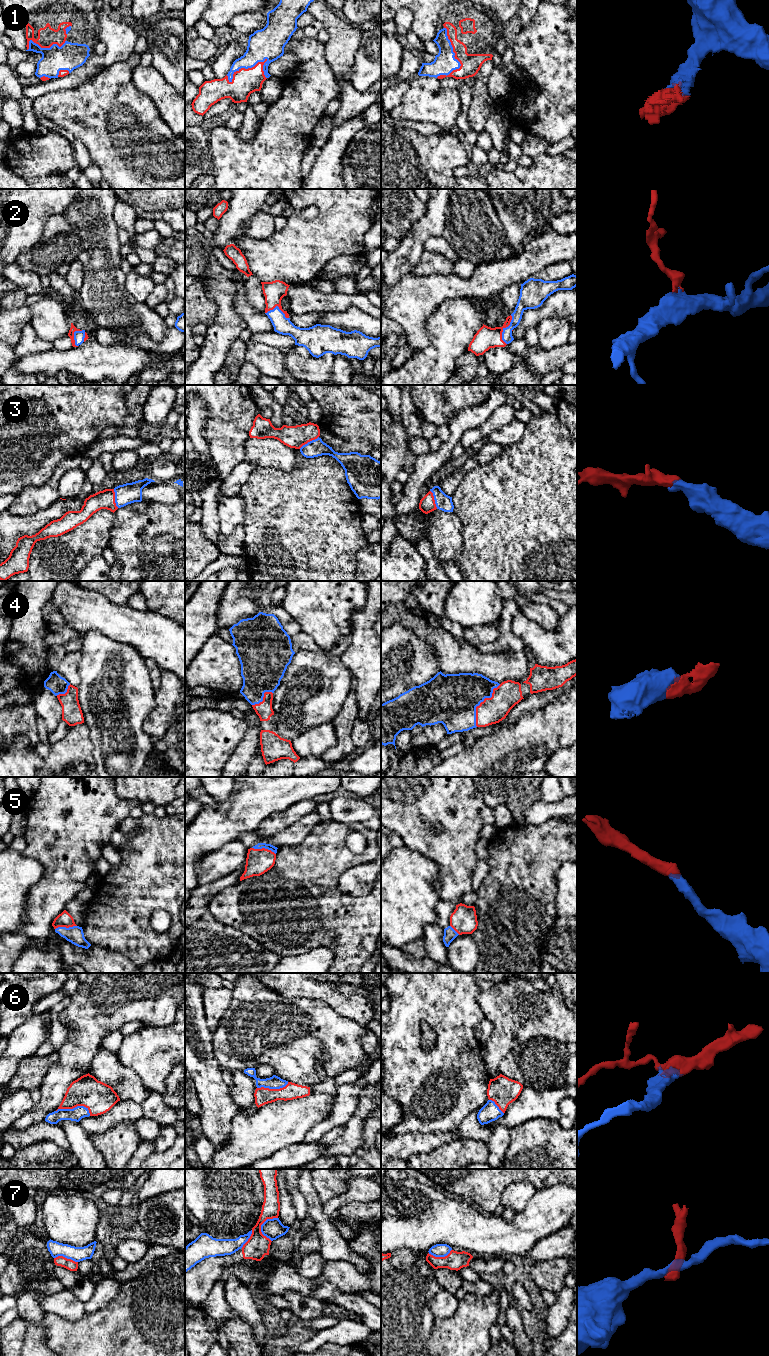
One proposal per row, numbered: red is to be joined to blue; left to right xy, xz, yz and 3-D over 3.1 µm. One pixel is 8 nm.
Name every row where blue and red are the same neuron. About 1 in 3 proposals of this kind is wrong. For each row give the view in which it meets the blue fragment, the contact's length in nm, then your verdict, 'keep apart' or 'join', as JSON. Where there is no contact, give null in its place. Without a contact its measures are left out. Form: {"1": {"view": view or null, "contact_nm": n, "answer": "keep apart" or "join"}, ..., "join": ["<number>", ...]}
{"1": {"view": "xz", "contact_nm": 360, "answer": "join"}, "2": {"view": "yz", "contact_nm": 240, "answer": "join"}, "3": {"view": "xz", "contact_nm": 190, "answer": "join"}, "4": {"view": "yz", "contact_nm": 400, "answer": "join"}, "5": {"view": "xz", "contact_nm": 200, "answer": "join"}, "6": {"view": "xy", "contact_nm": 280, "answer": "join"}, "7": {"view": "xz", "contact_nm": 200, "answer": "keep apart"}, "join": ["1", "2", "3", "4", "5", "6"]}

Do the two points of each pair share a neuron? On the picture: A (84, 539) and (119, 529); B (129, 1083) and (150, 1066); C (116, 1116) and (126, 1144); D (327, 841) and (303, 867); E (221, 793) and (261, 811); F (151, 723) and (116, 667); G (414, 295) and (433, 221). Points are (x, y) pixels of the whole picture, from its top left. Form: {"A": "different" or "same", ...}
{"A": "different", "B": "different", "C": "different", "D": "same", "E": "different", "F": "different", "G": "different"}

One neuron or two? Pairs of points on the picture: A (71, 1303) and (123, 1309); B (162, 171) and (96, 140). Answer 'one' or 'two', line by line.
A: two
B: one

